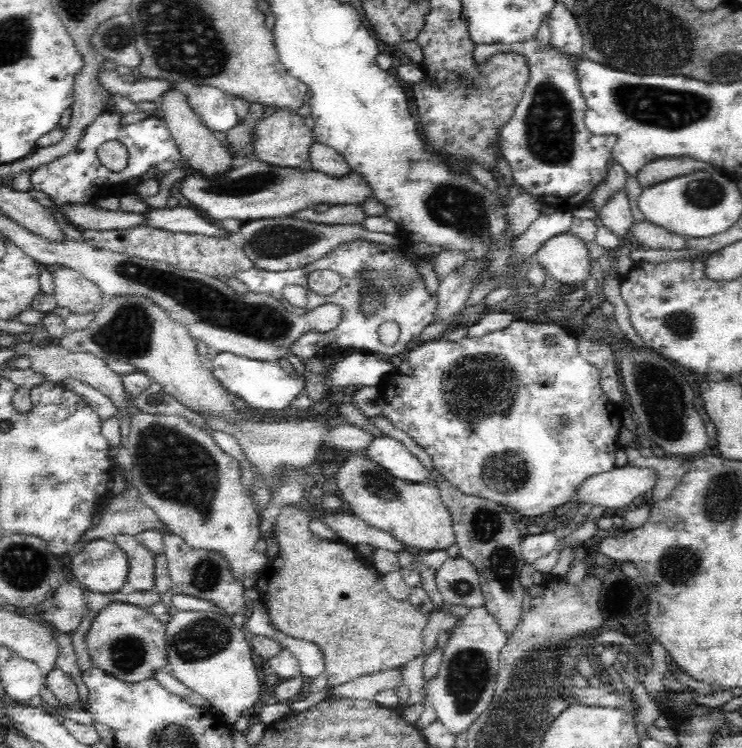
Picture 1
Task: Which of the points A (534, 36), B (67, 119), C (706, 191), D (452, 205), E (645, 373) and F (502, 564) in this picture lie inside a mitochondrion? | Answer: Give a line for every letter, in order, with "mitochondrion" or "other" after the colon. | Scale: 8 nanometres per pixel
A: other
B: other
C: mitochondrion
D: mitochondrion
E: mitochondrion
F: mitochondrion

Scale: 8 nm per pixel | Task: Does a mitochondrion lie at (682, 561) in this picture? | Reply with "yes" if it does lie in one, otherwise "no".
yes

